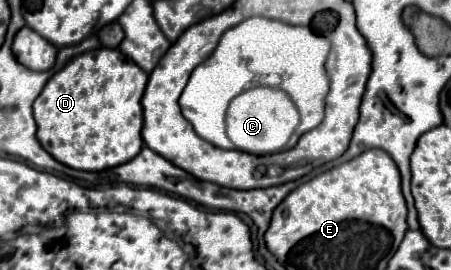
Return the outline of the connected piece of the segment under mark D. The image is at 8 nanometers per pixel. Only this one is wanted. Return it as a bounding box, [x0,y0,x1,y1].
[34,47,148,171]

